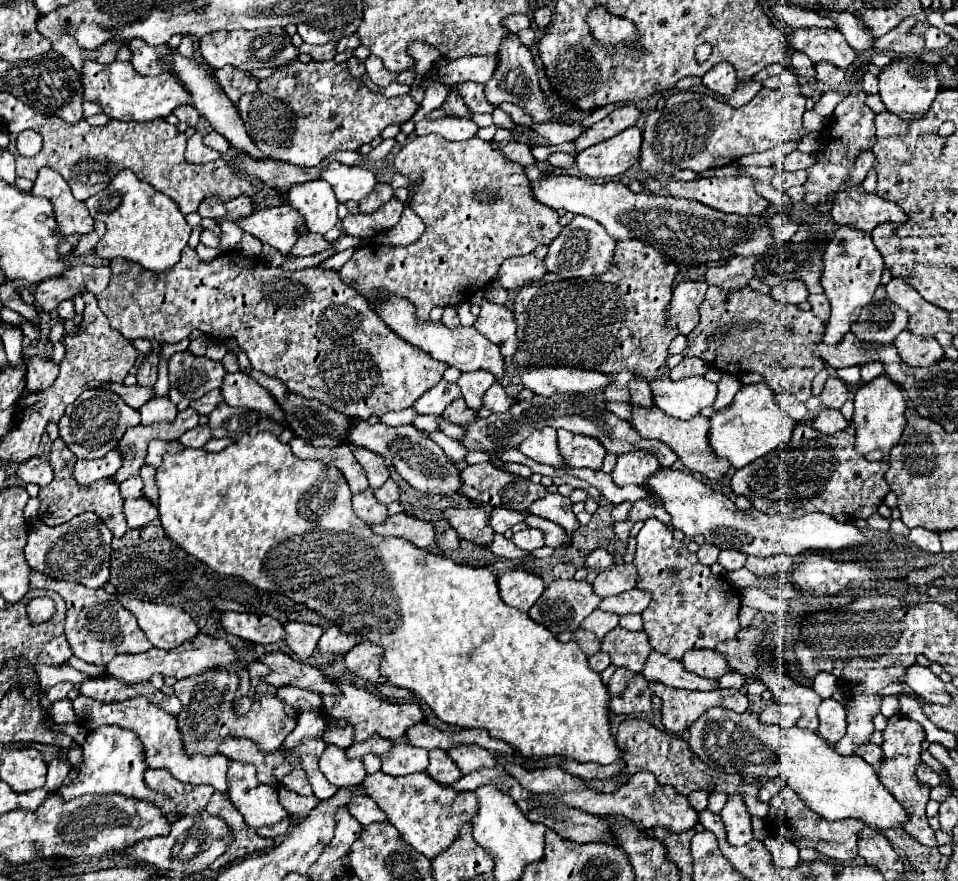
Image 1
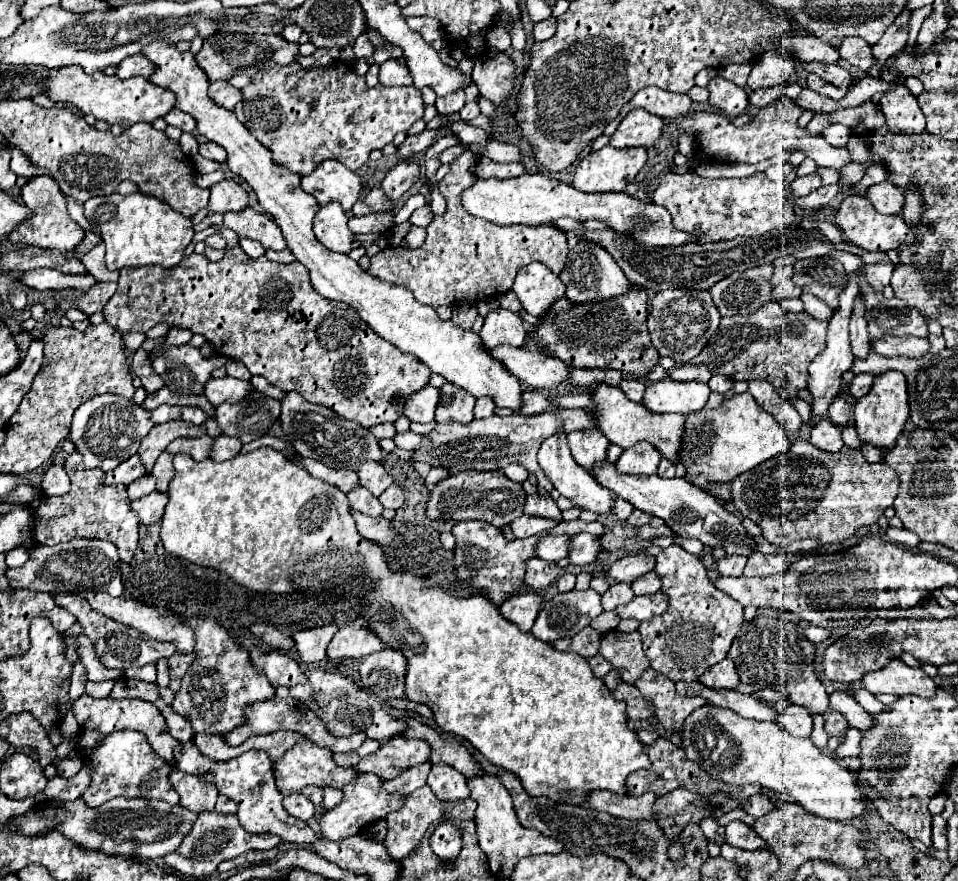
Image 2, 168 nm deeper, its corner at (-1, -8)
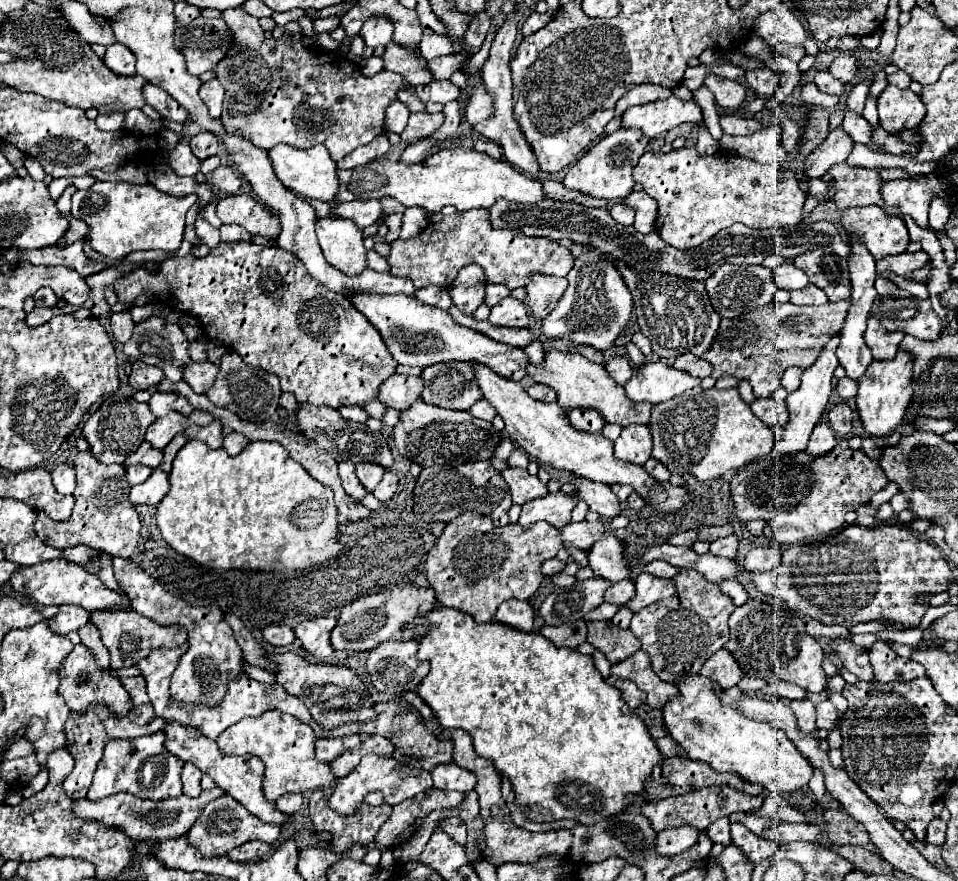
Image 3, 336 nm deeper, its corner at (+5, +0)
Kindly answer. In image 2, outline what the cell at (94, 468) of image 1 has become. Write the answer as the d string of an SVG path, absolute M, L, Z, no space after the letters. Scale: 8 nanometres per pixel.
M133 455L127 461L123 461L119 467L115 467L111 473L107 473L103 477L103 483L107 483L107 485L129 485L135 479L139 479L141 475L145 475L145 469L143 469L139 457Z

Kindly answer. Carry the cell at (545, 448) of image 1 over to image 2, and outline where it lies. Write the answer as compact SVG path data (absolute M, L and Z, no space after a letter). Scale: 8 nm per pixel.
M555 433L549 437L549 443L543 443L543 447L539 447L539 453L537 453L537 461L539 461L539 467L543 469L543 473L551 479L553 487L567 499L573 501L575 507L583 507L583 509L589 509L589 511L595 511L599 515L607 513L613 509L613 495L609 489L601 487L595 477L591 477L591 473L583 471L575 459L571 457L571 451L569 451L569 445L567 445L567 435L565 433Z

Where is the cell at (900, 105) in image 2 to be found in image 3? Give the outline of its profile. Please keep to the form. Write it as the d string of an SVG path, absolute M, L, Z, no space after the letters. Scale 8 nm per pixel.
M887 85L887 89L877 99L879 109L879 125L891 133L897 135L903 129L915 129L921 125L925 117L925 105L911 89L899 89L893 85Z

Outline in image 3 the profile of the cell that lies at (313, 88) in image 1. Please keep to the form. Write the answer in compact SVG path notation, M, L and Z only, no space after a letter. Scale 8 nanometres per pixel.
M227 9L221 17L233 31L233 43L227 55L213 67L217 81L225 89L221 121L227 133L233 135L239 131L247 141L265 151L277 143L295 145L299 149L309 149L321 143L329 149L333 161L347 157L359 145L365 145L383 133L385 109L397 99L397 89L403 85L401 75L381 71L375 77L363 77L357 63L343 55L319 47L305 47L303 41L291 41L289 33L281 39L265 37L257 17L247 15L243 9Z

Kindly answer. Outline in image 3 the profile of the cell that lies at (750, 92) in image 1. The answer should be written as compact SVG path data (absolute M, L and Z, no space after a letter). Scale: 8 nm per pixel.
M769 67L751 69L751 71L747 71L747 83L749 83L751 89L755 89L755 93L769 97L769 95L773 95L777 91L779 77Z

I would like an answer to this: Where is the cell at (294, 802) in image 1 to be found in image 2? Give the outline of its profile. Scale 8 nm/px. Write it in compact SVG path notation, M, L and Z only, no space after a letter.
M291 793L283 797L283 807L289 815L301 819L301 821L309 821L315 815L315 805L311 801L307 801L307 797L303 797L301 793Z

